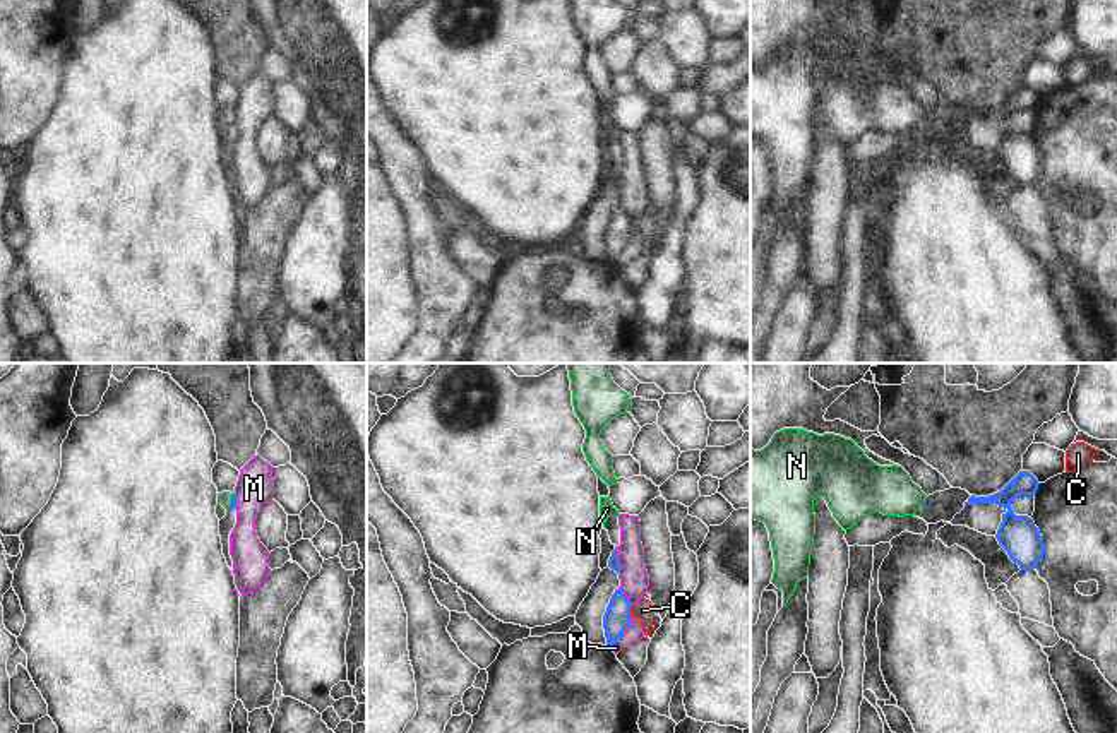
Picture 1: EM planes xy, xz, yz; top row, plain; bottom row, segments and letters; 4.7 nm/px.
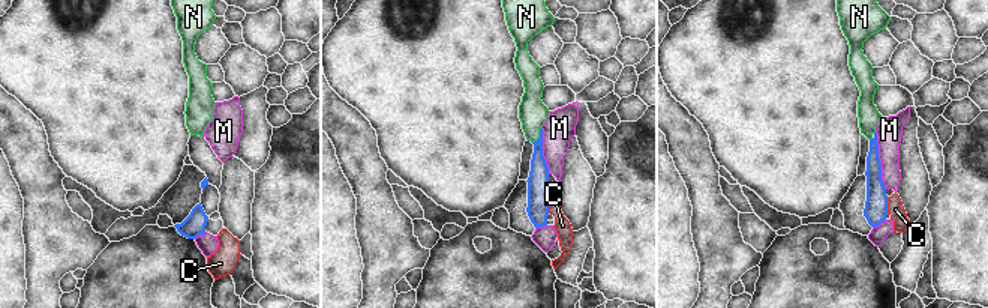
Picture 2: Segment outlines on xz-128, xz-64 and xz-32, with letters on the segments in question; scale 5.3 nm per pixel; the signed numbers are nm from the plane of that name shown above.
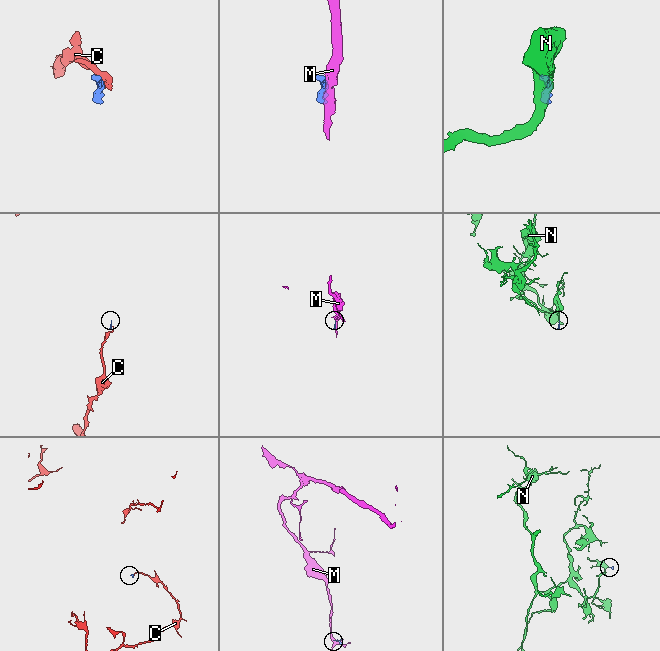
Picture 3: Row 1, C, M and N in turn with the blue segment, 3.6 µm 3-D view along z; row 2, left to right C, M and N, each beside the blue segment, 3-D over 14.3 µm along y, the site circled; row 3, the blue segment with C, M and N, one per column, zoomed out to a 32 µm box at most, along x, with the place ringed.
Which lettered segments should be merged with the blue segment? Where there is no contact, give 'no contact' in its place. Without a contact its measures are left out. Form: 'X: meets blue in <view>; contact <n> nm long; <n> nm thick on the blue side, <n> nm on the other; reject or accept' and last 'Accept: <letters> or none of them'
C: meets blue in xz; contact 70 nm long; 120 nm thick on the blue side, 100 nm on the other; reject
M: meets blue in xz; contact 170 nm long; 120 nm thick on the blue side, 80 nm on the other; reject
N: meets blue in xy; contact 80 nm long; 30 nm thick on the blue side, 60 nm on the other; accept
Accept: N

